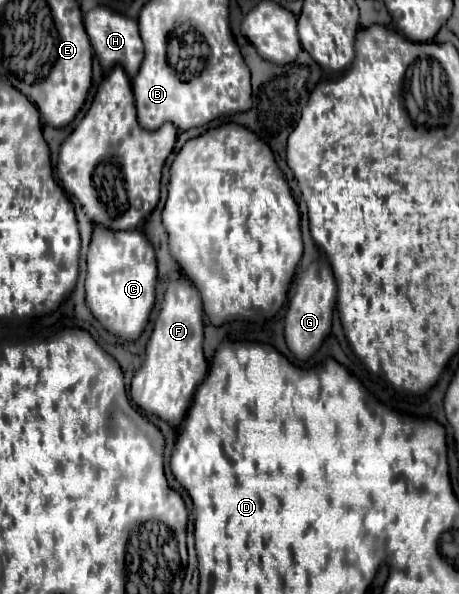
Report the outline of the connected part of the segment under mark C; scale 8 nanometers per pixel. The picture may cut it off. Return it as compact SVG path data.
M94 226L88 250L86 306L110 334L128 342L140 338L156 302L157 280L154 248L142 230L108 232L108 228Z

